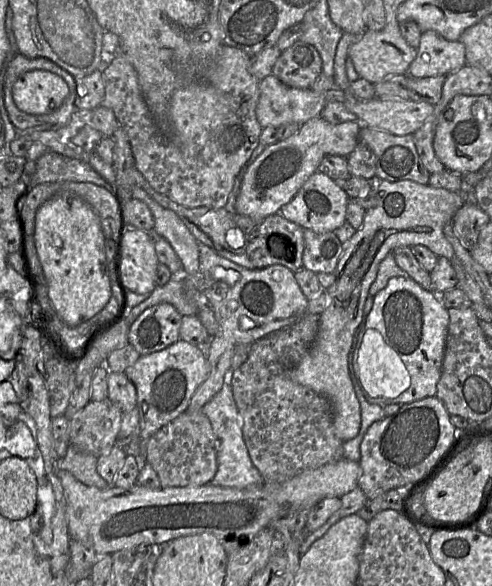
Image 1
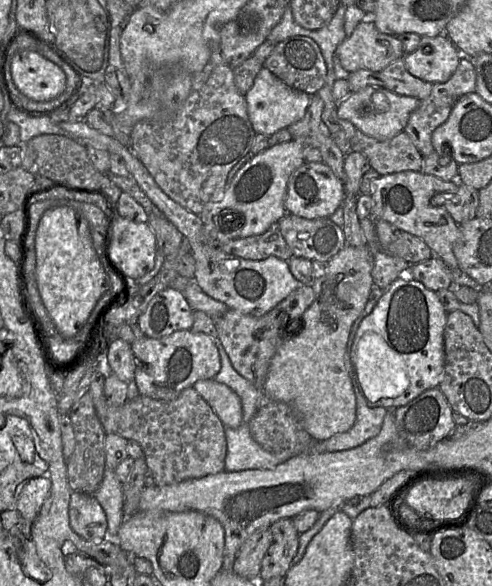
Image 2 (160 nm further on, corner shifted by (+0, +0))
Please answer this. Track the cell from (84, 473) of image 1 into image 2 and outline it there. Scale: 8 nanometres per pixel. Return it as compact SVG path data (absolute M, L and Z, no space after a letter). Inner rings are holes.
M106 467L103 480L99 488L93 494L106 514L109 539L114 539L122 522L125 520L122 510L122 485L115 472Z

